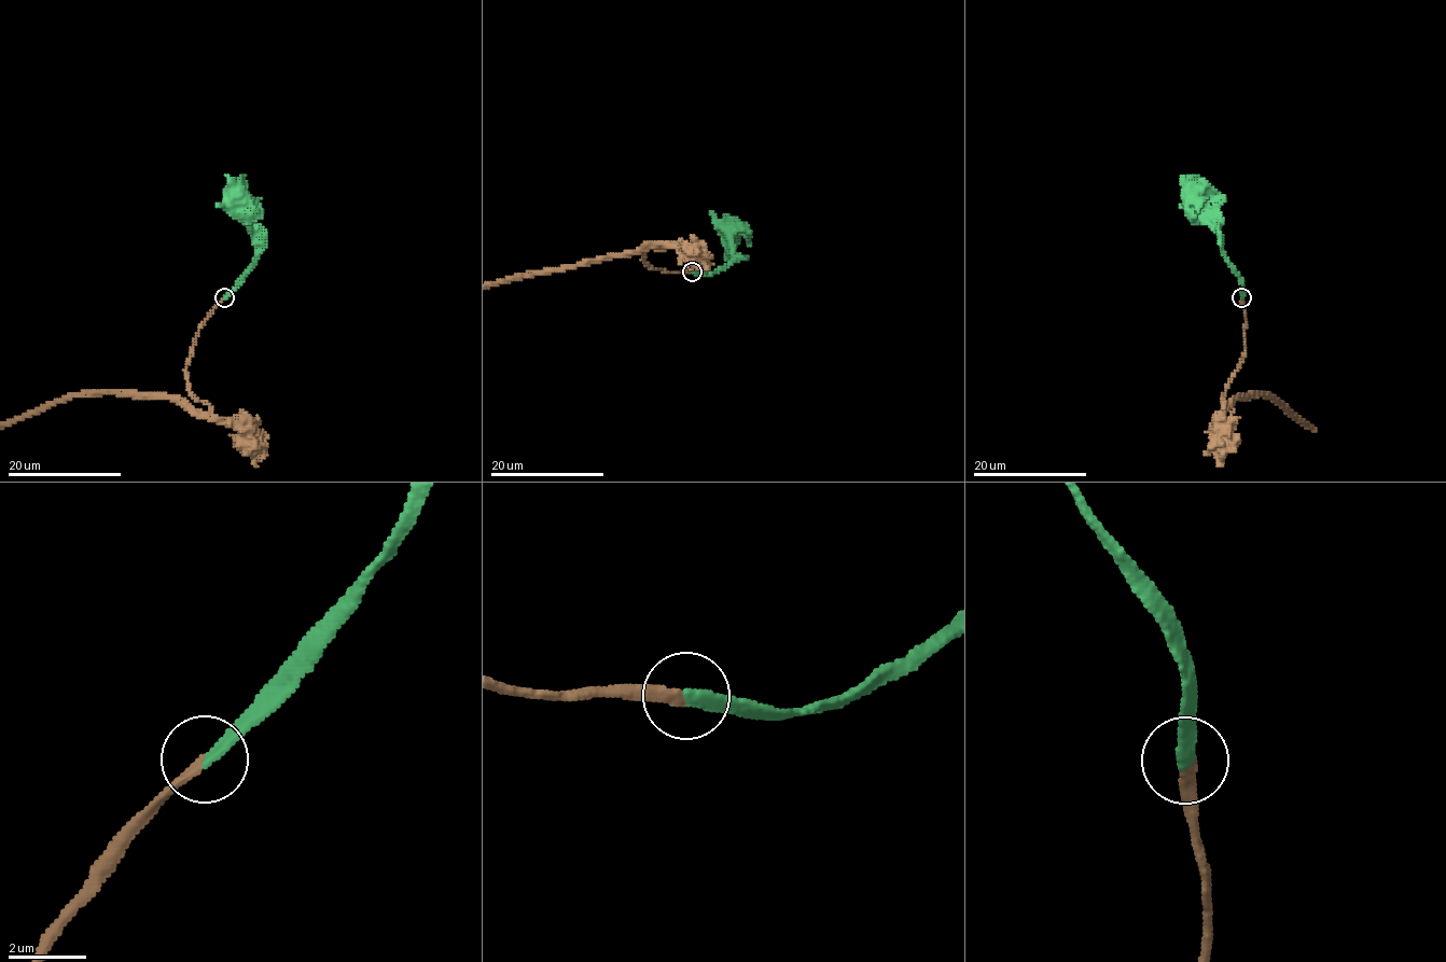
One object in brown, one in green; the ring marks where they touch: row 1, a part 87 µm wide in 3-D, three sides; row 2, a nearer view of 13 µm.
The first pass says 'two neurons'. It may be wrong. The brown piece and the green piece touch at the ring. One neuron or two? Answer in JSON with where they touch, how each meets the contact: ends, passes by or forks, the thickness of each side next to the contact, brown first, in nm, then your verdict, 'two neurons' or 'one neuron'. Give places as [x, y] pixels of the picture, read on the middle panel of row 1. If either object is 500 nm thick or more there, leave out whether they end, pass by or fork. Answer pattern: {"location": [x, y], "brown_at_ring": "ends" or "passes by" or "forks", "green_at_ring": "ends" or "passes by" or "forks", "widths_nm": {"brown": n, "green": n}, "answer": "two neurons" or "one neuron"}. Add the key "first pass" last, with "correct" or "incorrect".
{"location": [692, 272], "brown_at_ring": "ends", "green_at_ring": "ends", "widths_nm": {"brown": 240, "green": 280}, "answer": "one neuron", "first pass": "incorrect"}

